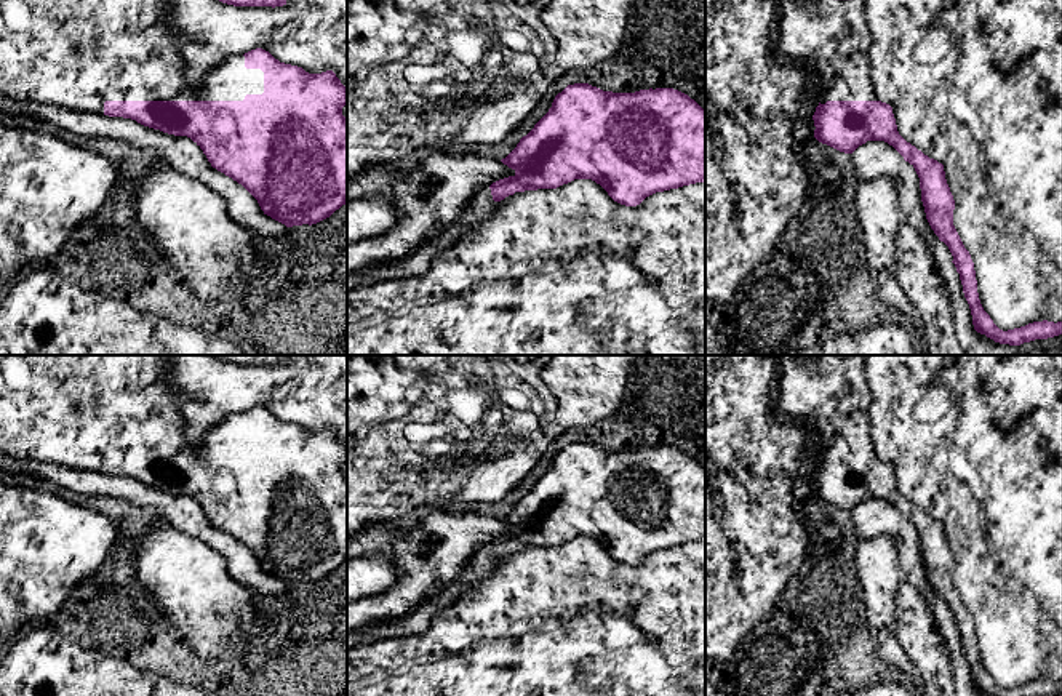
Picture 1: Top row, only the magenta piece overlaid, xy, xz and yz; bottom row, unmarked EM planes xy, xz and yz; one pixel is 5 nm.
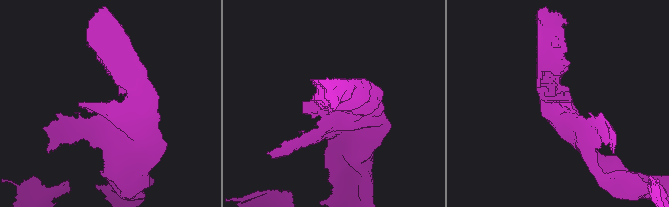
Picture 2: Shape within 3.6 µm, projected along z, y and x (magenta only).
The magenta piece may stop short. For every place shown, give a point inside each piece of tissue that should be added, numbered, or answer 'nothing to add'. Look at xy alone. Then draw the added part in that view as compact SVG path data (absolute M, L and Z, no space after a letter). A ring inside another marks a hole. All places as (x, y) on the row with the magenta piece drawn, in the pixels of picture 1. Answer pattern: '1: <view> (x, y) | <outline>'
1: xy (75, 53) | M0 0L0 93L18 102L62 106L94 114L104 114L106 101L243 101L246 94L264 93L264 72L246 69L243 54L229 56L221 66L211 69L197 88L192 88L181 54L182 40L171 29L170 16L170 0Z

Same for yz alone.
1: yz (830, 36) | M774 0L774 6L779 14L776 54L812 67L819 85L812 101L878 101L868 59L872 32L865 19L867 0Z

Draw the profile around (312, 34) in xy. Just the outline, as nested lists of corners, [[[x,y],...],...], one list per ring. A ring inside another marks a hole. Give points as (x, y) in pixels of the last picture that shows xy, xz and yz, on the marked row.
[[[170,0],[170,26],[181,37],[181,54],[187,66],[189,86],[197,88],[205,75],[232,54],[262,48],[285,64],[309,74],[333,70],[347,90],[347,0],[286,0],[283,6],[234,6],[219,0]]]

